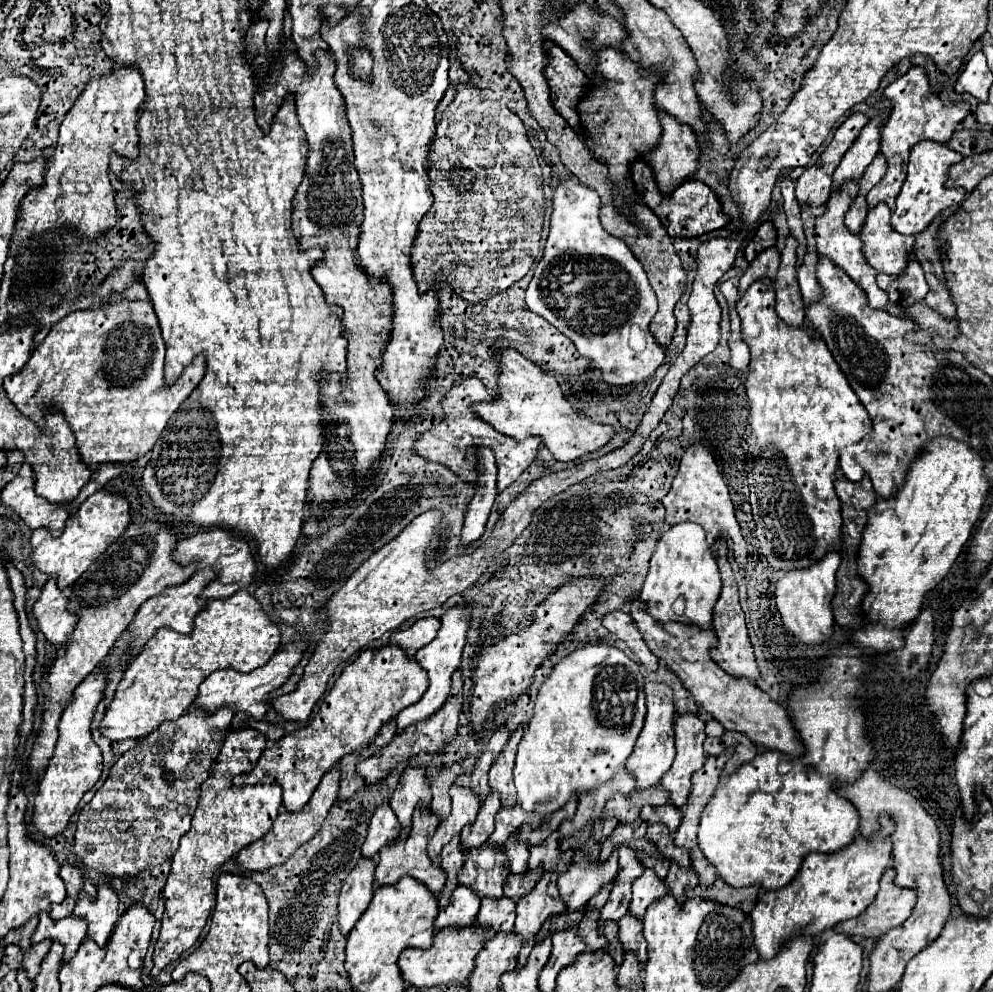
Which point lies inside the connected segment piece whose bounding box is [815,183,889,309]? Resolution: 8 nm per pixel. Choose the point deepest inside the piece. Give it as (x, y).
(834, 241)

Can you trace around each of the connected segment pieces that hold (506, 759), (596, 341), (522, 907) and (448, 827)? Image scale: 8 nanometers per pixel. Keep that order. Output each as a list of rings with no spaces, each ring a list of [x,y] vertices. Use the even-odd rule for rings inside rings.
[[[519,727],[515,733],[511,733],[509,743],[505,745],[503,753],[495,759],[495,763],[489,771],[489,787],[499,791],[503,807],[517,805],[517,795],[515,795],[515,785],[513,785],[513,767],[515,767],[515,755],[517,755],[521,737],[523,737],[523,727]]]
[[[563,181],[555,189],[553,195],[553,213],[551,213],[551,229],[545,243],[545,255],[537,263],[535,275],[527,287],[527,307],[547,319],[553,327],[557,327],[563,335],[567,335],[577,351],[583,357],[589,357],[597,369],[603,373],[603,381],[611,385],[631,385],[641,383],[653,375],[653,371],[663,363],[665,349],[653,339],[649,333],[649,323],[657,311],[655,293],[647,281],[647,275],[635,255],[627,249],[627,245],[609,235],[599,223],[601,199],[595,191],[581,185],[579,181]],[[639,325],[647,337],[647,345],[643,351],[633,351],[629,347],[629,327]]]
[[[545,873],[541,881],[533,887],[531,893],[519,899],[517,903],[517,921],[515,921],[515,935],[521,935],[521,951],[517,957],[515,971],[523,969],[527,963],[527,957],[535,945],[535,935],[541,929],[541,925],[553,917],[565,913],[563,901],[557,893],[557,873]]]
[[[453,785],[451,787],[451,799],[453,799],[451,815],[443,823],[439,823],[435,835],[429,841],[429,859],[433,863],[439,863],[439,855],[443,851],[443,847],[455,835],[459,835],[467,823],[473,823],[477,811],[479,811],[479,799],[471,791],[463,791],[463,789]]]

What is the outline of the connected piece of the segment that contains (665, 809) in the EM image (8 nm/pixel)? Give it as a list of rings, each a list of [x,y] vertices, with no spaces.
[[[663,805],[663,807],[651,807],[655,821],[663,823],[665,827],[669,827],[669,831],[675,831],[679,821],[681,821],[681,813],[675,811],[673,805]]]

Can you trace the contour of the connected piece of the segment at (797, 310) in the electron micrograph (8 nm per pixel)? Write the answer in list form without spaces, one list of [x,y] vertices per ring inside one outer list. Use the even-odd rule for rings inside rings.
[[[787,237],[787,245],[781,251],[781,265],[775,279],[777,303],[775,309],[779,317],[791,327],[803,327],[805,323],[805,303],[801,299],[801,291],[797,285],[797,271],[795,271],[795,237]]]

